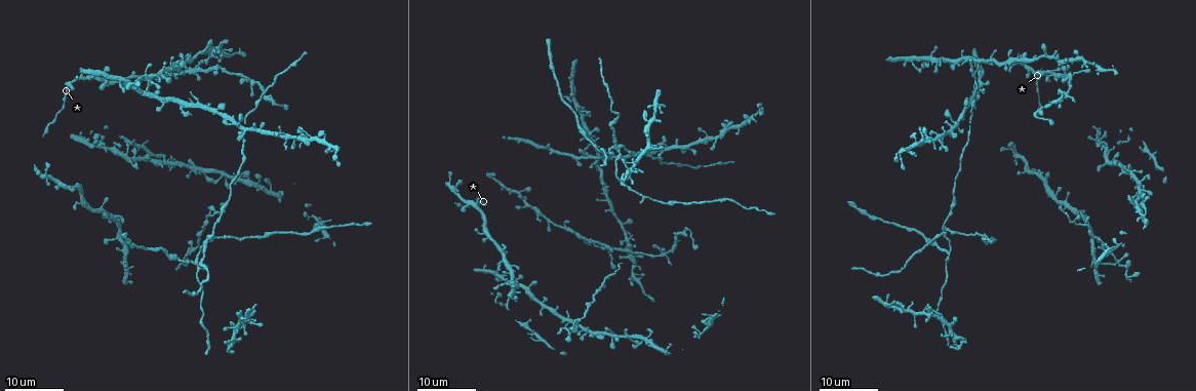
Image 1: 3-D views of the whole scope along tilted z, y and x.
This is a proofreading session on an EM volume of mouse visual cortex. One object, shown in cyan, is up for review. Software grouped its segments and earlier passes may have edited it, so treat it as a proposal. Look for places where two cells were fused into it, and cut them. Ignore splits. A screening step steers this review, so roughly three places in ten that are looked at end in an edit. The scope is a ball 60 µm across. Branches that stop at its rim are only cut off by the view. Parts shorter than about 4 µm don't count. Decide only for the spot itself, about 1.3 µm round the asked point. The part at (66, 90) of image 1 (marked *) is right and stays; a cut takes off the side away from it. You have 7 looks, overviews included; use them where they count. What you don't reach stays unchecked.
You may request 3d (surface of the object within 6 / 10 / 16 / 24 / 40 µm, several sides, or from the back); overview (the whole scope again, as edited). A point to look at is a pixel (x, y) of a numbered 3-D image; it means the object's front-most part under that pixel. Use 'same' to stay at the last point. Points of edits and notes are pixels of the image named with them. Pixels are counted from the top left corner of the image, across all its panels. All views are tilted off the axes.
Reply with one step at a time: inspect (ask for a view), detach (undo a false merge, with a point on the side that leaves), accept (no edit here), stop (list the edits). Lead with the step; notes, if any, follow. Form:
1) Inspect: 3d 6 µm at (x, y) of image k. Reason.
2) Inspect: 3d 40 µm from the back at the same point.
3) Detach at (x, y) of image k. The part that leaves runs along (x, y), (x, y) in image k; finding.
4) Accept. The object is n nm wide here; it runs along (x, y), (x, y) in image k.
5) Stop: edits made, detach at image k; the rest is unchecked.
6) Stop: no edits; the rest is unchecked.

Inspect: 3d 16 µm at (949, 252) of image 1. Two arms at a narrow angle.

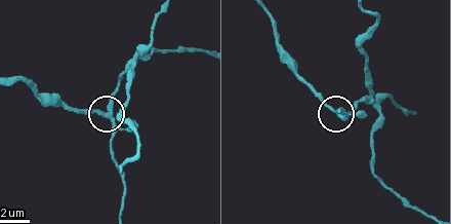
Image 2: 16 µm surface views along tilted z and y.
Inspect: 3d 6 µm at (109, 118) of image 2. Zoom in.

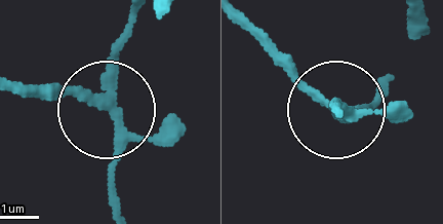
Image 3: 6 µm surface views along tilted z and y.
Detach at (57, 94) of image 3. 4 arms meet here; the part that leaves runs along (101, 97), (17, 90) in image 3; a second cell is stuck on.

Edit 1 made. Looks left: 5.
Inspect: 3d 16 µm at (1090, 226) of image 1. Two arms in line, one across.

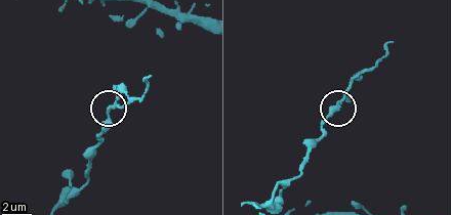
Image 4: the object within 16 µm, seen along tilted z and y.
Inspect: 3d 6 µm at (109, 112) of image 4.

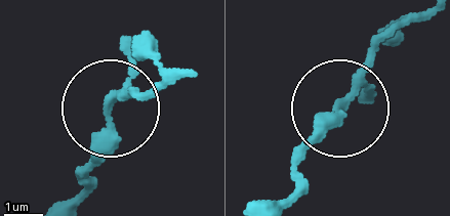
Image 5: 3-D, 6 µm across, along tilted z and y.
Accept. 3 arms meet here; all the same cell.

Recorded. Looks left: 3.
Inspect: 3d 16 µm at (1118, 261) of image 1. Three-way junction.

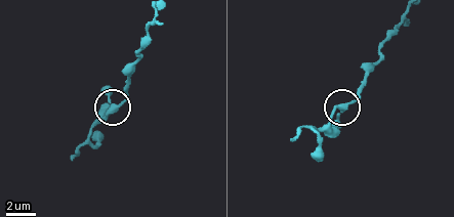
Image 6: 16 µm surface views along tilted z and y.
Inspect: 3d 6 µm at (346, 103) of image 6.

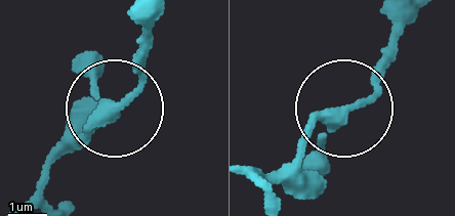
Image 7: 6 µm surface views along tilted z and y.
Inspect: 3d 6 µm from the back at (342, 113) of image 7.

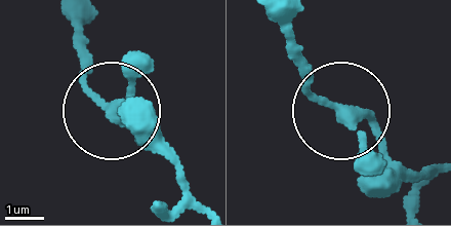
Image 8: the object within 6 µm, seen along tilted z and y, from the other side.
Accept. 3 arms meet here; all the same cell.

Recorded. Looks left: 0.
Stop: edits made, detach at image 3; the rest is unchecked.

